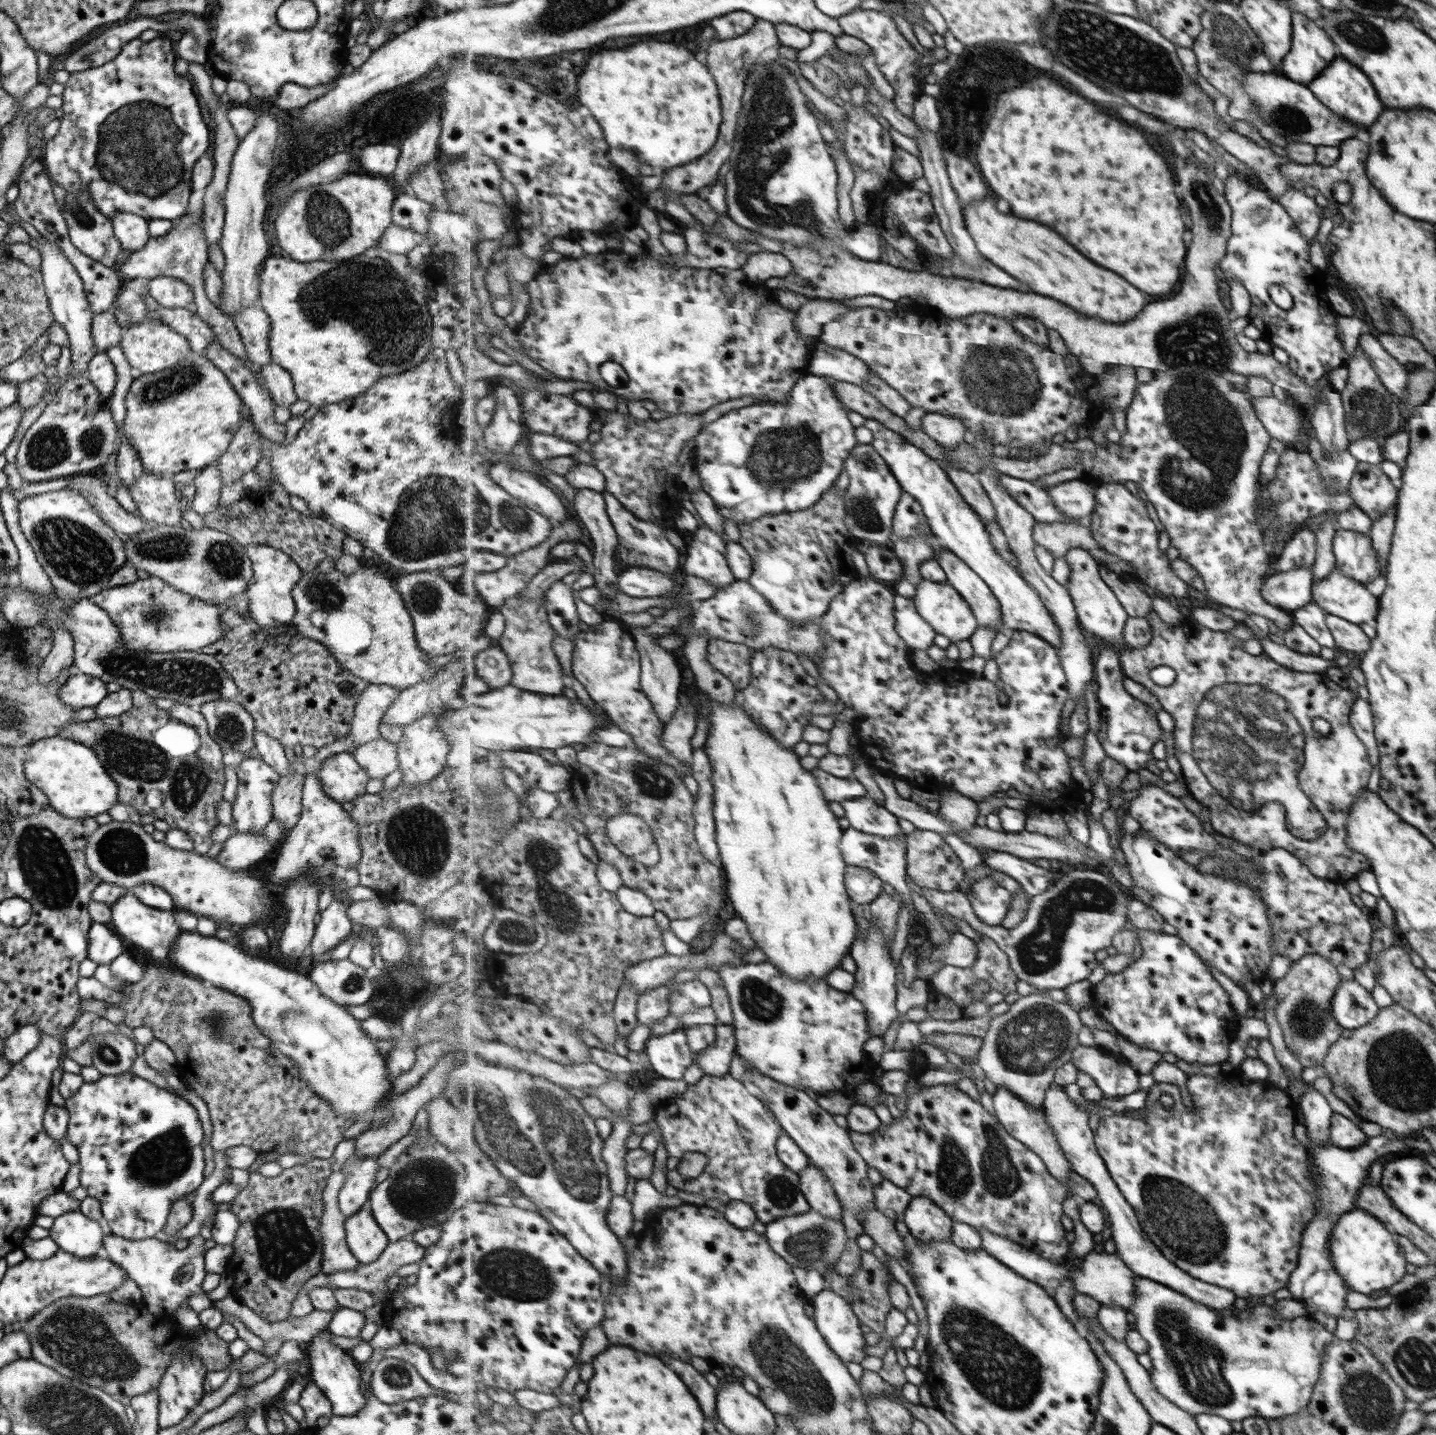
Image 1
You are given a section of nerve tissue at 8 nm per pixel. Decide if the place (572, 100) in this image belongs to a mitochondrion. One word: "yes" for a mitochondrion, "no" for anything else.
no

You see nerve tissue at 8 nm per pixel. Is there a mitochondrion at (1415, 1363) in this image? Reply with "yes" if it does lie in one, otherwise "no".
yes

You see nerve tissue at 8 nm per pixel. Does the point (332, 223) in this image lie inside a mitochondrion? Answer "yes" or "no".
yes

